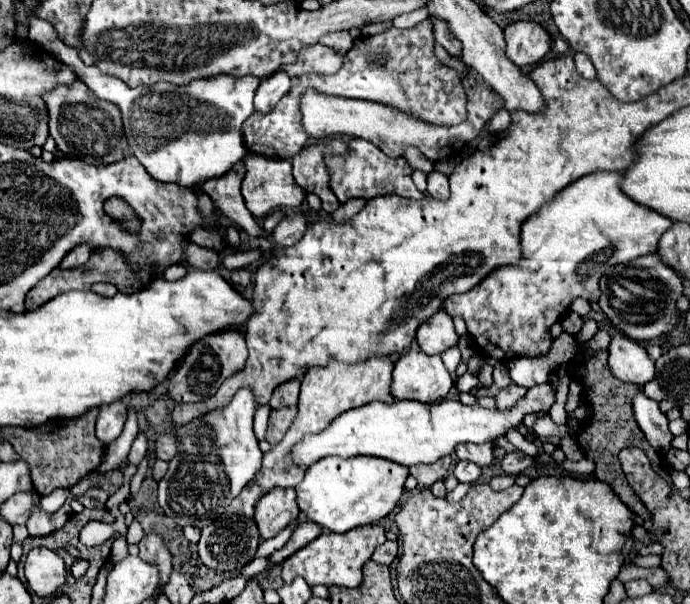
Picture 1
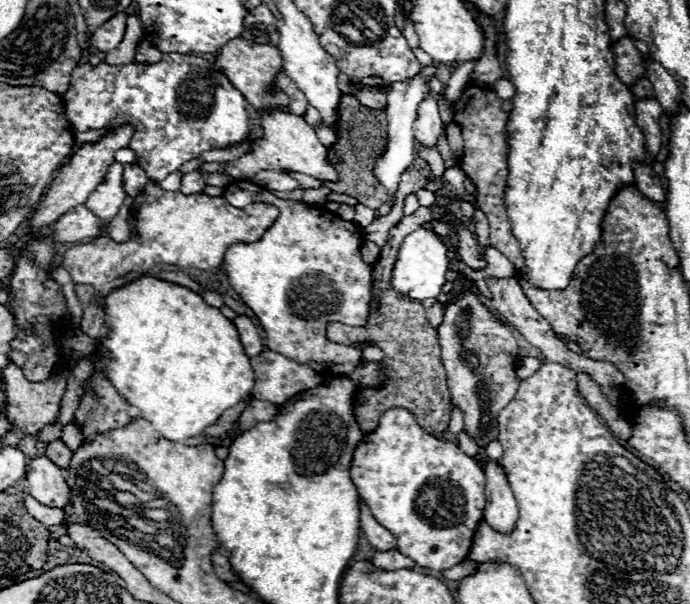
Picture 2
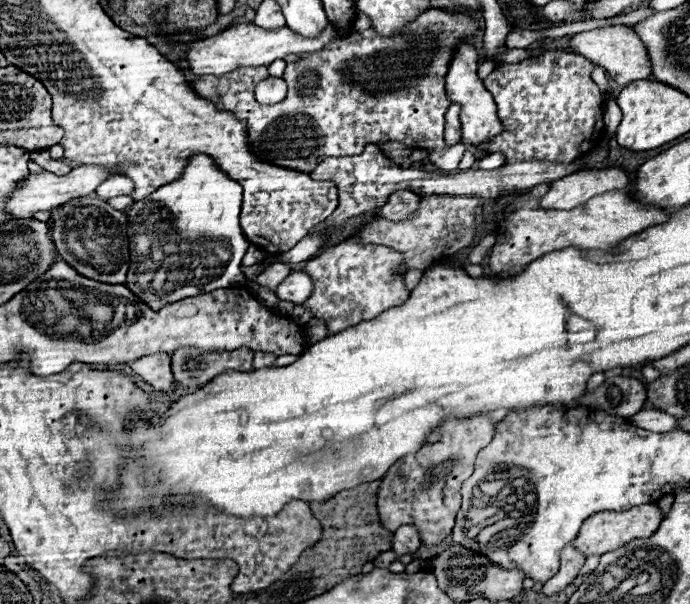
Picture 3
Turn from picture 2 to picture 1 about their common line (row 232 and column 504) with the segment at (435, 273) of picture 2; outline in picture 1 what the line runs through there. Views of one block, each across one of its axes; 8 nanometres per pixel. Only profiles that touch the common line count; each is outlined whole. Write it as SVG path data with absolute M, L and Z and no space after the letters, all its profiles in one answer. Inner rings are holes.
M550 384L528 388L526 398L512 406L512 410L482 408L478 404L466 406L458 400L442 402L416 402L416 400L396 400L392 404L370 402L362 408L352 408L332 420L332 424L322 434L310 434L302 438L292 450L292 460L296 464L314 464L324 456L378 456L404 466L414 464L432 464L438 458L444 458L454 452L458 444L474 442L486 444L494 442L496 436L504 436L510 428L518 428L526 414L548 412L556 402L556 392Z

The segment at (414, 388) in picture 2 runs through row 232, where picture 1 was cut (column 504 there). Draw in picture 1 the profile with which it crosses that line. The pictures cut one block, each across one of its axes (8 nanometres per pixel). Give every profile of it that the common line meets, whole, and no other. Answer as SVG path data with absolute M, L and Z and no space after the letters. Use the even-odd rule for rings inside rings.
M510 384L508 388L504 388L504 390L500 390L500 392L496 394L496 406L498 406L500 410L508 410L508 408L514 406L524 394L526 394L526 388L516 386L516 384ZM512 452L512 454L506 454L504 460L502 460L502 470L510 476L518 476L520 472L524 472L530 464L534 464L534 460L530 456L526 456L524 452Z

